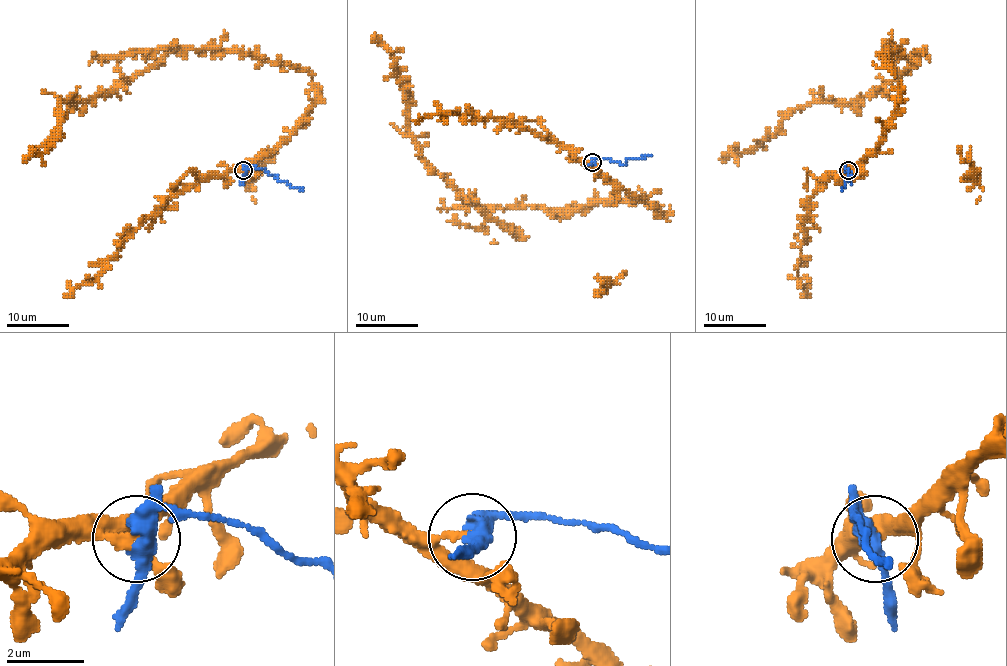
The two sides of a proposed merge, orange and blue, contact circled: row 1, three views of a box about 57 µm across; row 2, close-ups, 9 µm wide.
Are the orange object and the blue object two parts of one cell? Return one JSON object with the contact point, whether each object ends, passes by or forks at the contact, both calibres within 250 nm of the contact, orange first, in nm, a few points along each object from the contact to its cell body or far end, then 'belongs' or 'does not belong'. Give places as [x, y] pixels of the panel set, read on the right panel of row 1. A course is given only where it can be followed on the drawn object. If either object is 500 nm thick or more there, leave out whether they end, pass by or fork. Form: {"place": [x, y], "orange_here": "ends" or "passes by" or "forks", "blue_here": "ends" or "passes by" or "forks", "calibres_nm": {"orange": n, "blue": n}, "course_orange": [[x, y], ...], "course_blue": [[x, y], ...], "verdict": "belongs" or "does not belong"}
{"place": [848, 170], "orange_here": "ends", "blue_here": "passes by", "calibres_nm": {"orange": 220, "blue": 380}, "course_orange": [[849, 171], [867, 157], [896, 111], [893, 47], [907, 67], [882, 89], [797, 106], [750, 149], [720, 158]], "course_blue": [[849, 171], [846, 168], [850, 177], [841, 190]], "verdict": "does not belong"}

